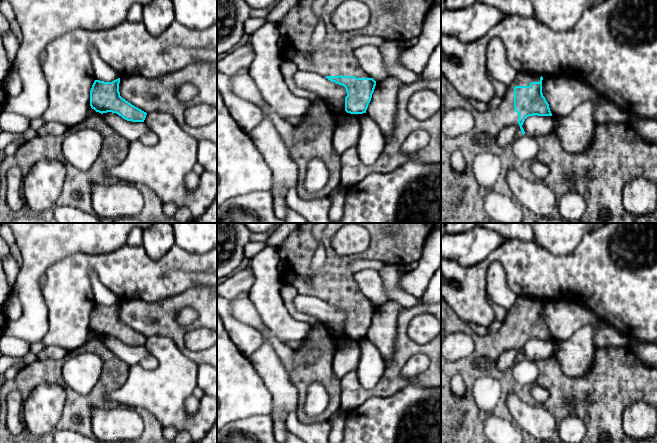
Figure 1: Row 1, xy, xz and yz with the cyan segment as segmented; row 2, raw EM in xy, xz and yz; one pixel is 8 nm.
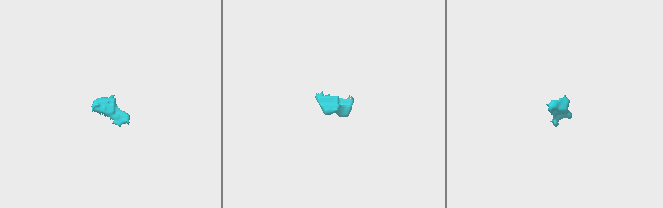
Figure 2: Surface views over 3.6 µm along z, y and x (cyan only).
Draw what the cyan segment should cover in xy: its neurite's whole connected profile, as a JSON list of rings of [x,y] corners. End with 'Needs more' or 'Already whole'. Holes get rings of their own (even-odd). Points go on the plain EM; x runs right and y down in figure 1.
[[[120,302],[112,306],[95,304],[90,314],[90,330],[101,338],[112,336],[132,346],[144,346],[147,337],[120,320]]]. Already whole

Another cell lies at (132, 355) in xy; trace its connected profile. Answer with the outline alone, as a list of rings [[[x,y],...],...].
[[[103,337],[102,341],[105,348],[109,349],[117,358],[129,366],[139,364],[149,354],[145,346],[127,345],[116,337]]]

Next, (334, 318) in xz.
[[[297,295],[292,300],[293,306],[303,314],[309,314],[323,322],[336,335],[345,335],[345,321],[347,316],[344,310],[332,306],[317,297]]]

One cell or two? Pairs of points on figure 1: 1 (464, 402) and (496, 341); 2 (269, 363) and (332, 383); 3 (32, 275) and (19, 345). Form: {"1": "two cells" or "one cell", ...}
{"1": "one cell", "2": "two cells", "3": "two cells"}

